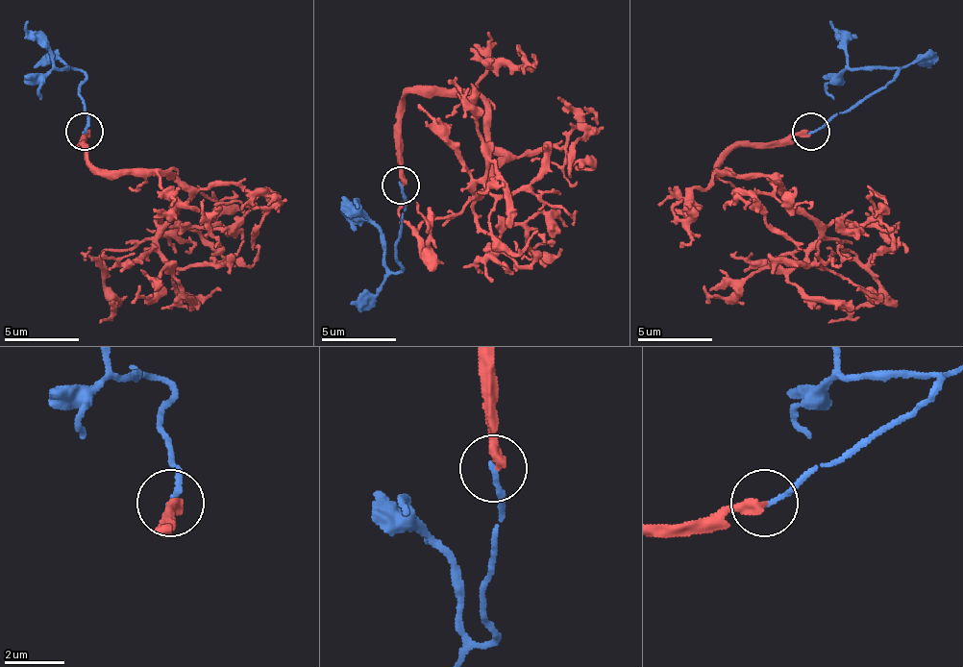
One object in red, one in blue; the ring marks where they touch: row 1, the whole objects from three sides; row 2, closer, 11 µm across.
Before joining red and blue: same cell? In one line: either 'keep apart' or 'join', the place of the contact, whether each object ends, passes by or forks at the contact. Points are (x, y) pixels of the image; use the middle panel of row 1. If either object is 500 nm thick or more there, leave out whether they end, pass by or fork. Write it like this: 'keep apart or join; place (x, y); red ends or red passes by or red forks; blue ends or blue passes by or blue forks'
keep apart; place (401, 185); red ends; blue ends

